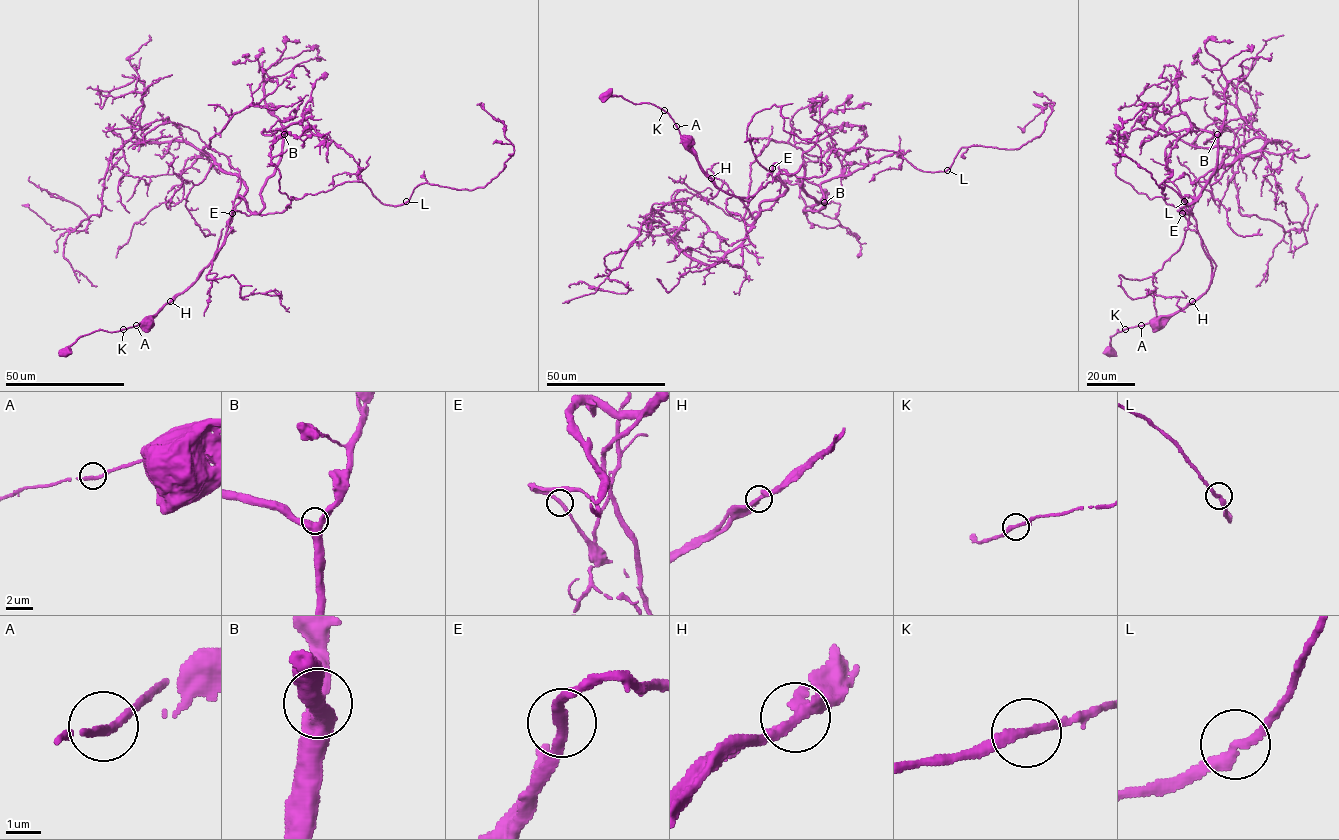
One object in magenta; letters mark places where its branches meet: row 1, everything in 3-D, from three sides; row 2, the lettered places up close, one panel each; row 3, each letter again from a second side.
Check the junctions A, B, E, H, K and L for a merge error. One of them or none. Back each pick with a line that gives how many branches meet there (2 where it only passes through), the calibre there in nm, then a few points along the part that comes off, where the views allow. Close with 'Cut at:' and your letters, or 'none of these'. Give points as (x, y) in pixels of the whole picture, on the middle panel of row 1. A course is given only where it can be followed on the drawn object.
H: branches 3; calibre 280 nm; course (711, 178), (748, 201), (775, 163), (821, 177), (862, 147), (945, 171), (1017, 126)
Cut at: H

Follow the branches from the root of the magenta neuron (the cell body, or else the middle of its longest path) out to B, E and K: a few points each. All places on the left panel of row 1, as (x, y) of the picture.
B: (145, 324), (144, 328), (214, 258), (233, 211), (250, 215), (264, 208), (261, 191), (279, 159), (284, 134)
E: (145, 324), (144, 328), (166, 303), (195, 280), (214, 258), (232, 213)
K: (145, 324), (144, 327), (140, 322), (123, 329)

